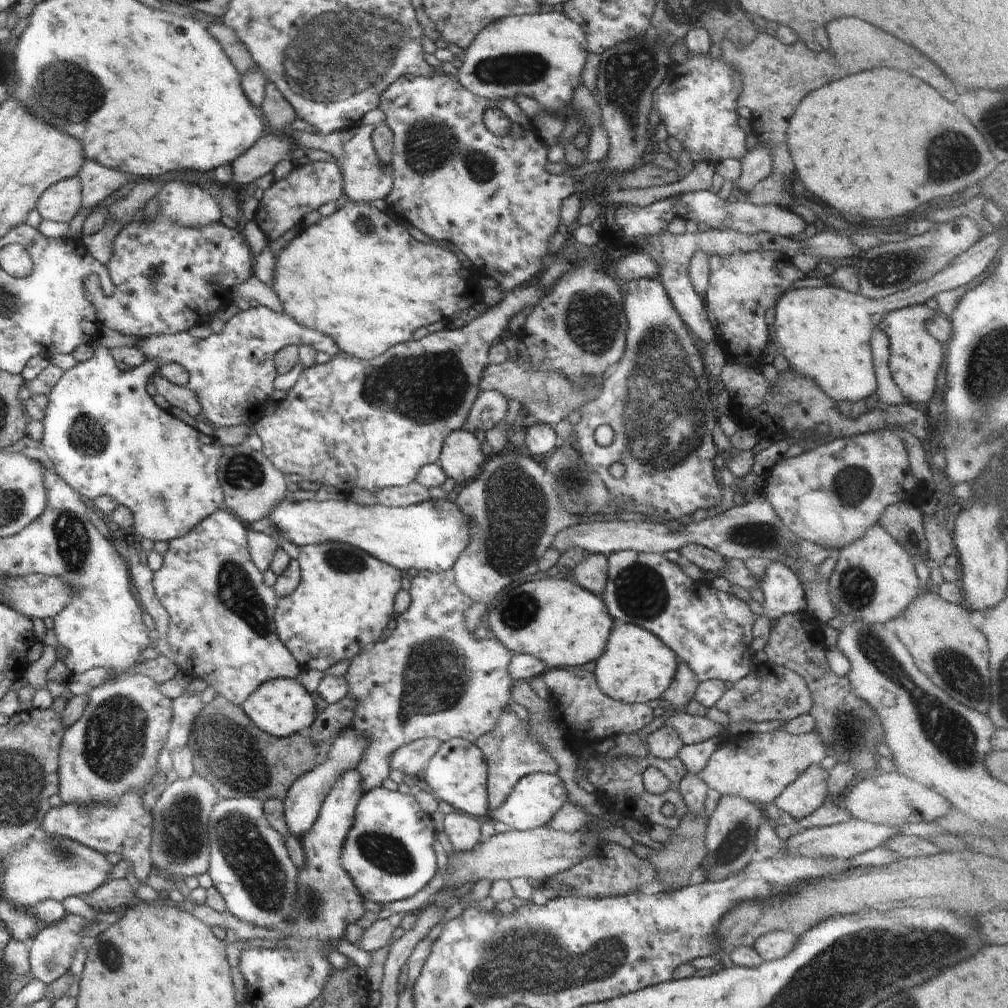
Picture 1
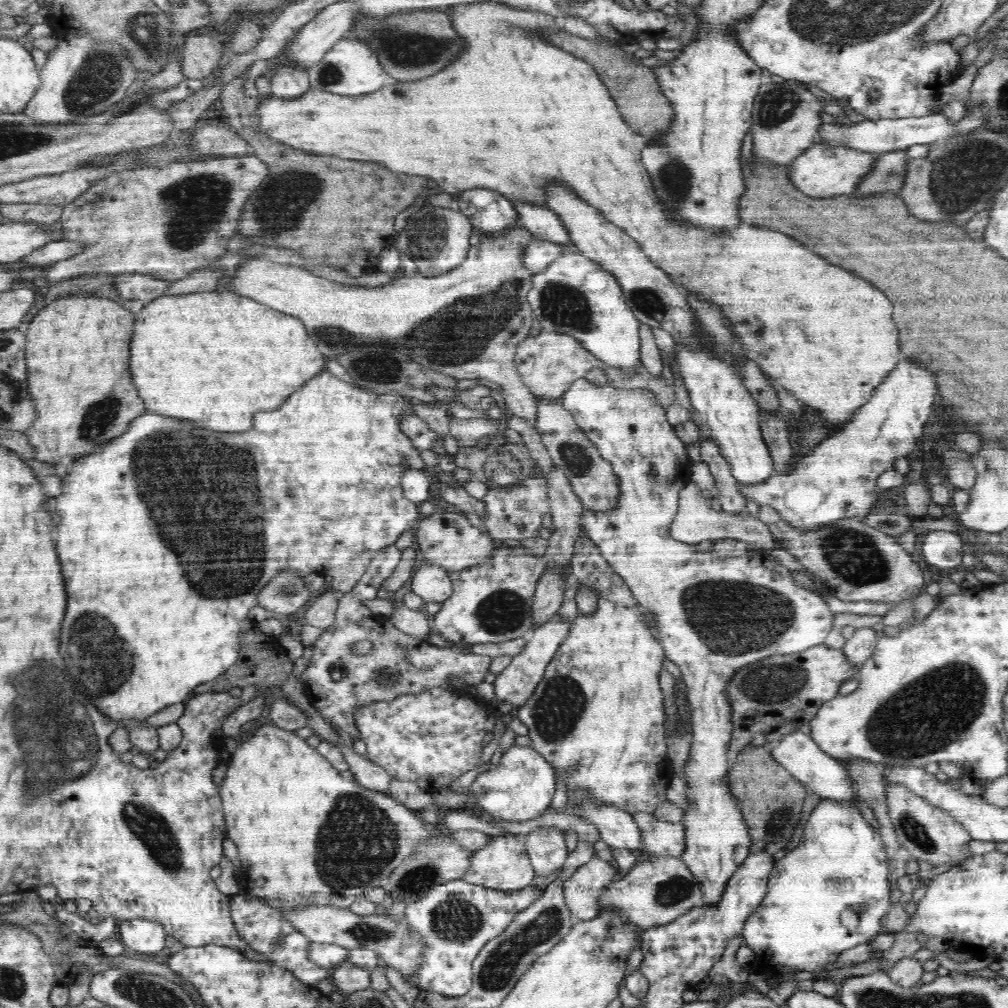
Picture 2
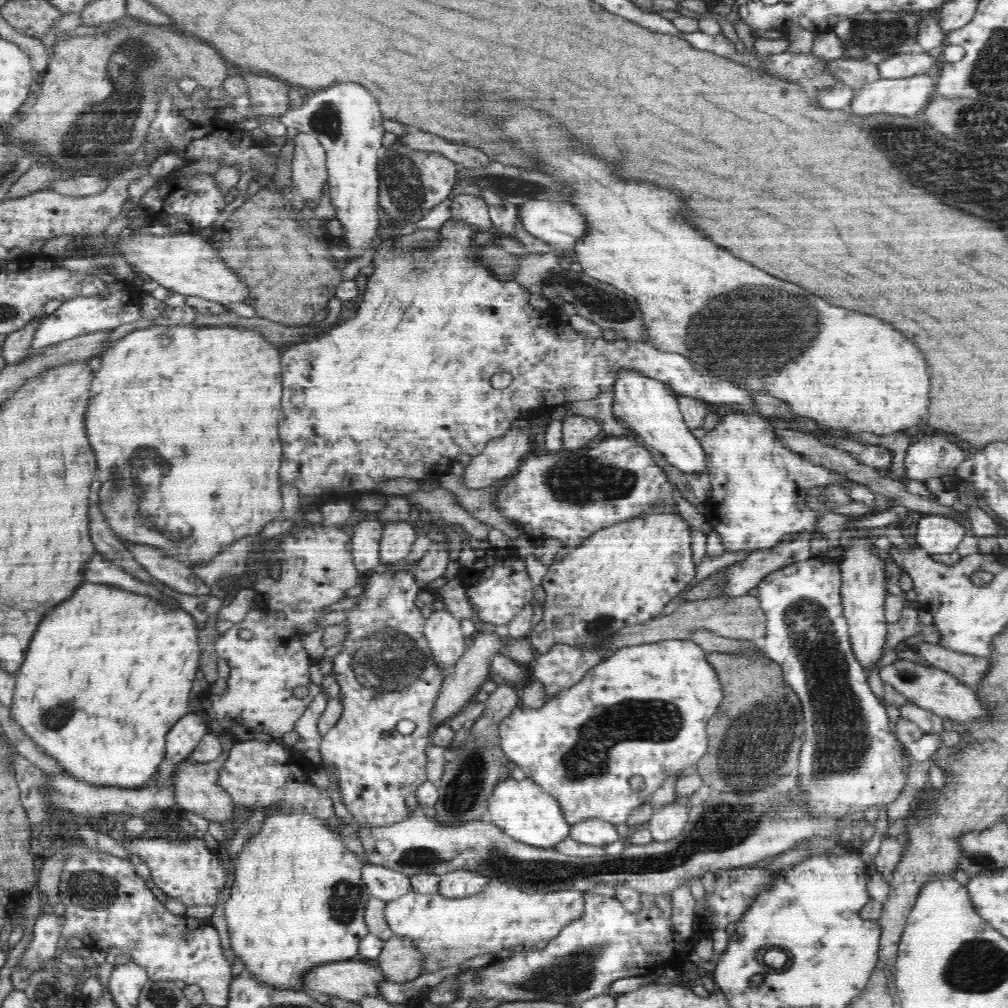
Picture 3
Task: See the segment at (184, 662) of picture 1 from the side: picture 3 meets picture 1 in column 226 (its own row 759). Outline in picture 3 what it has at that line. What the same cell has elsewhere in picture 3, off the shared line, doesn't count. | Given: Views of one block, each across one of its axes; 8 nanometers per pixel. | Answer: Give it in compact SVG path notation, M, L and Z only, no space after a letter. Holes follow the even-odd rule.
M660 640L660 642L652 642L650 644L639 644L636 646L622 647L608 654L594 668L590 668L586 672L586 676L574 684L568 690L562 690L556 698L546 700L546 703L539 709L530 709L529 707L517 705L514 712L504 718L498 726L500 733L500 745L505 756L510 760L512 766L520 766L525 772L528 779L537 782L550 796L560 804L564 819L568 824L578 824L580 822L591 819L602 819L608 823L620 824L628 820L632 811L640 805L651 801L651 796L662 787L662 784L672 776L681 776L684 770L688 770L690 766L698 764L698 760L706 754L708 750L708 733L706 728L708 720L715 716L718 706L723 699L721 684L718 675L712 665L707 661L706 652L703 651L698 644L692 640ZM632 776L642 776L644 778L644 789L634 791L630 789L628 780Z

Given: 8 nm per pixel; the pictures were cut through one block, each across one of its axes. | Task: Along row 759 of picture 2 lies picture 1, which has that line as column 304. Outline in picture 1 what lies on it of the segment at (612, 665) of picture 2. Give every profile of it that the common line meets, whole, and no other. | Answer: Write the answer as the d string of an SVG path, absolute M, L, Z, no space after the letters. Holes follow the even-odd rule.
M341 542L302 546L299 552L302 578L292 594L277 599L276 632L302 670L324 672L336 662L354 658L382 636L395 613L394 597L402 588L400 571Z

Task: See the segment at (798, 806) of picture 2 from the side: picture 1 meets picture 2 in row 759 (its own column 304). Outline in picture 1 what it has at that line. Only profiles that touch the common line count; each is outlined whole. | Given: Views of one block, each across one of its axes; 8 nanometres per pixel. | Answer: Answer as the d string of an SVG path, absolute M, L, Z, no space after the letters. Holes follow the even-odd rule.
M220 695L205 704L196 716L187 746L192 750L193 772L216 788L219 799L252 796L262 801L283 801L290 786L317 765L317 748L304 732L276 738L260 730L241 705L236 706Z

